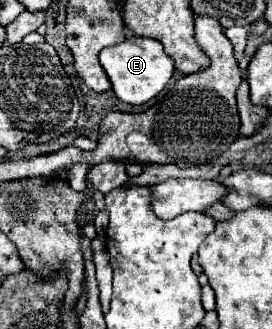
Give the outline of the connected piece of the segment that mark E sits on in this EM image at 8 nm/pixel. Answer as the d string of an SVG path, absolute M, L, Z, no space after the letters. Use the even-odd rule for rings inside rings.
M130 37L114 47L106 47L100 51L100 65L104 67L112 89L116 97L130 105L142 105L156 97L170 77L174 75L174 61L164 53L164 47L156 39L142 39L142 37Z

